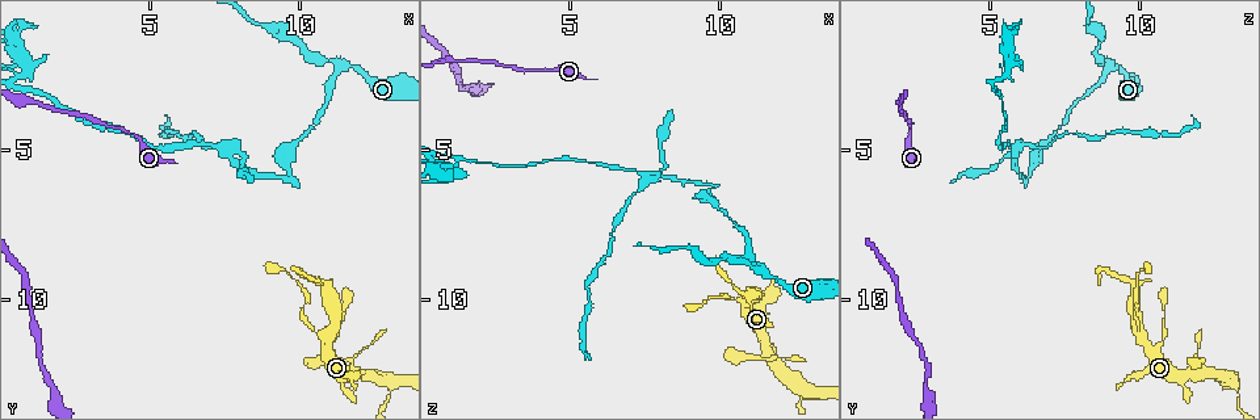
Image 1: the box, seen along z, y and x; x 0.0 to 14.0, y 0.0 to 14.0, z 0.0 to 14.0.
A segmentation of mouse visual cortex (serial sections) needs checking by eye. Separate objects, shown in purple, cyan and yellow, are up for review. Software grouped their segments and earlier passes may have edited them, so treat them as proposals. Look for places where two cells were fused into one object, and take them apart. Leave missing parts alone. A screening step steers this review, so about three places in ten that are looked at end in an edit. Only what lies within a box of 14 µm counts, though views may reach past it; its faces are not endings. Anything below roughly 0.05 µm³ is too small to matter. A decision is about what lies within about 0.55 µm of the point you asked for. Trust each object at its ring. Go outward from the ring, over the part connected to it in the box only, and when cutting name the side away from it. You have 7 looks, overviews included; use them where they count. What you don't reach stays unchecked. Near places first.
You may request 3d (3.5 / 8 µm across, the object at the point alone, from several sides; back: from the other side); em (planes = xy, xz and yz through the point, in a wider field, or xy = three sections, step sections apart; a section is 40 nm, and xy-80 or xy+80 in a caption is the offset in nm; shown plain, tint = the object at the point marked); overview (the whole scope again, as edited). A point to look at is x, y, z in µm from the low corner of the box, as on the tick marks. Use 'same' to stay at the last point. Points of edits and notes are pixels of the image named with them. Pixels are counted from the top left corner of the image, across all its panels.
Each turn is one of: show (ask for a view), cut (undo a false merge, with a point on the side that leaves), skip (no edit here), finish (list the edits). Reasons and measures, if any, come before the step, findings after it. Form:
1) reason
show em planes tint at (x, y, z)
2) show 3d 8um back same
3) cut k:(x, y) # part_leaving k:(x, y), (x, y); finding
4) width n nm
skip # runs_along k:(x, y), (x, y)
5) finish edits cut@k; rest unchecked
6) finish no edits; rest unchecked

arms part here
show 3d 3.5um at (11.3, 2.2, 9.1)

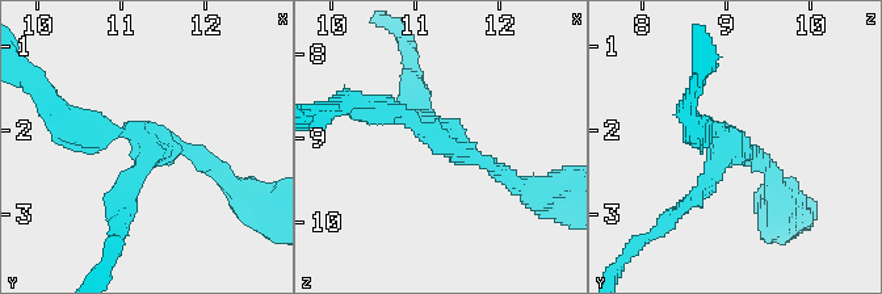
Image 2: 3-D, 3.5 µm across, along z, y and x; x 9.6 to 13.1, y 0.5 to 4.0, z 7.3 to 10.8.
show em xy step 1 tint at (11.40, 2.25, 9.00)

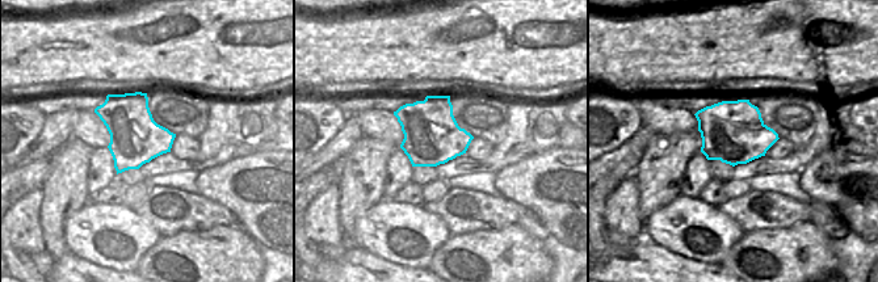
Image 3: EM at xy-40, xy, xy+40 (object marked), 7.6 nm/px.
width 440 nm
skip # runs_along 2:(513, 184), (424, 120), (420, 89); one cell here

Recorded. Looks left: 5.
sharp bend
show 3d 3.5um at (9.8, 6.1, 6.2)

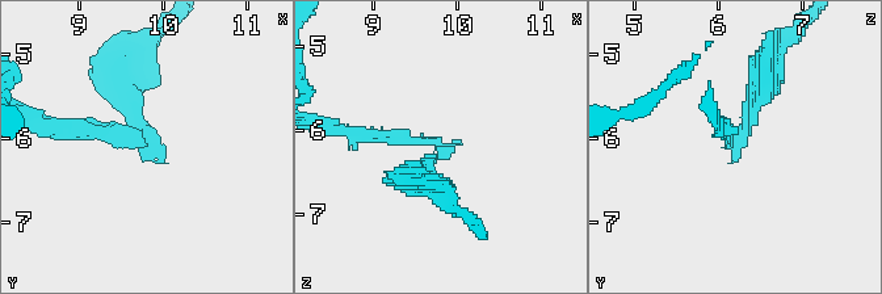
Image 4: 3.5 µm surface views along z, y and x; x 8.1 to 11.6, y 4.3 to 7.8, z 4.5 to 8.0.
arm_widths 150, 300 nm
show em xy step 3 tint at (9.85, 6.10, 6.20)

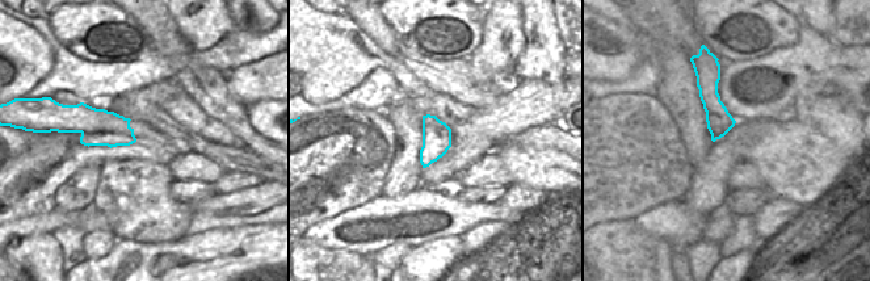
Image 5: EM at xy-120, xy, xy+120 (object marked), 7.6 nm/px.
cut 4:(397, 135) # part_leaving 4:(433, 142), (330, 131); two cells meet here

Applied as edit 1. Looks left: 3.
show overview

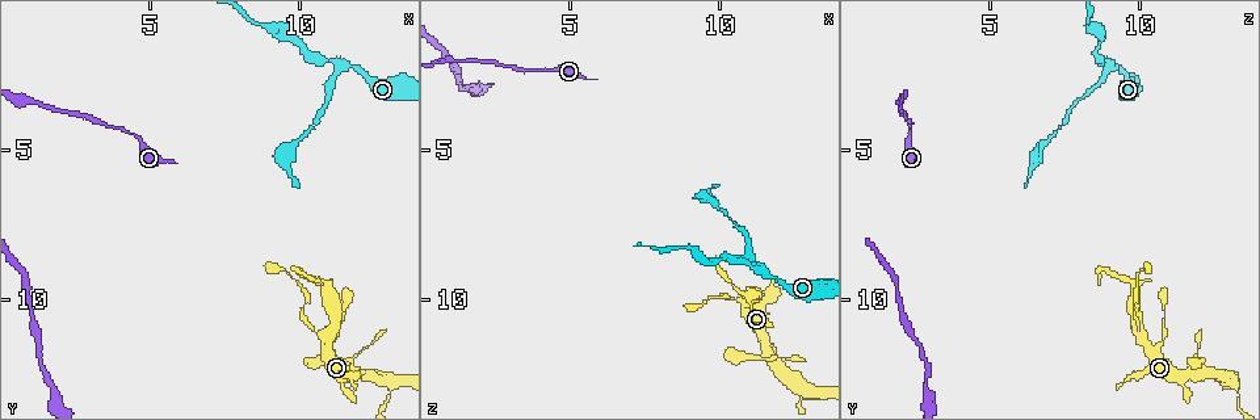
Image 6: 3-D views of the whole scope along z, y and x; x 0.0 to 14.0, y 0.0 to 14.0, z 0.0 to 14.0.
small branch off a trunk
show 3d 3.5um at (11.0, 11.1, 10.0)

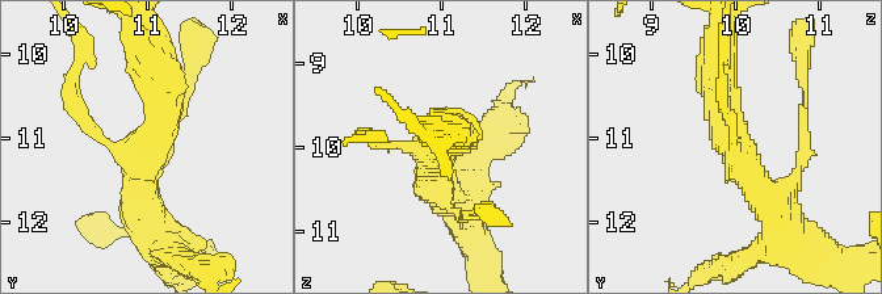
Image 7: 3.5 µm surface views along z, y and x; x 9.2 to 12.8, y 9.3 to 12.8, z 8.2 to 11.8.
need the tissue
show em xy step 2 tint at (10.95, 11.15, 10.10)

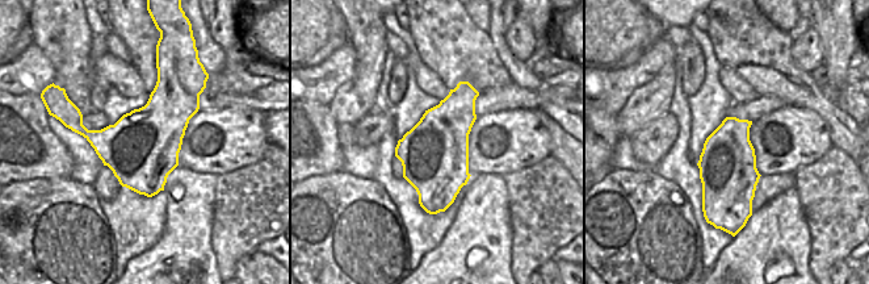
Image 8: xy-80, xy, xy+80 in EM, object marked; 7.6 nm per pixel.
skip # all the same cell

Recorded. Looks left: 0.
finish edits cut@4; rest unchecked

